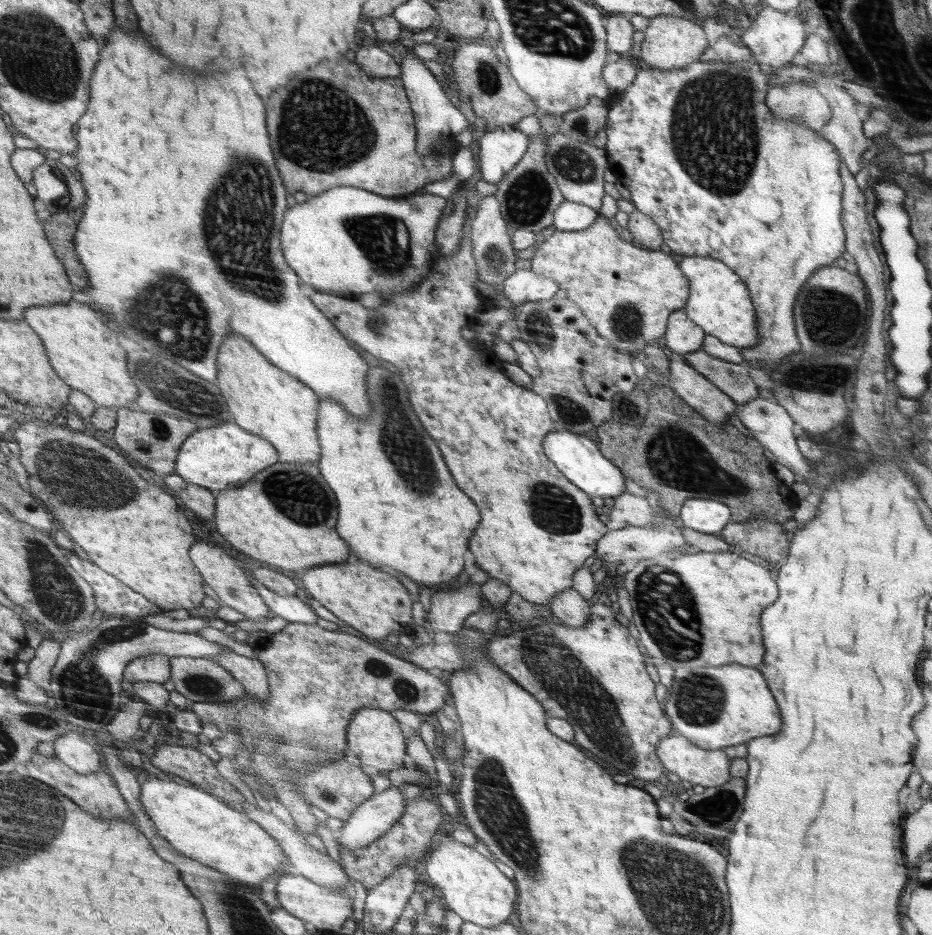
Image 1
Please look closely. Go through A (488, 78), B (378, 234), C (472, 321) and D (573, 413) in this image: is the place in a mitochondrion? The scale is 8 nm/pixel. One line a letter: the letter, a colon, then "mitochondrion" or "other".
A: mitochondrion
B: mitochondrion
C: other
D: mitochondrion

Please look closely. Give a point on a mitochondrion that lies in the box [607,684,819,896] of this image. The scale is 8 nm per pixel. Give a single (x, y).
(711, 810)

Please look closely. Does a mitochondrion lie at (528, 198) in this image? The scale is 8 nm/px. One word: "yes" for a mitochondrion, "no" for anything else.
yes

